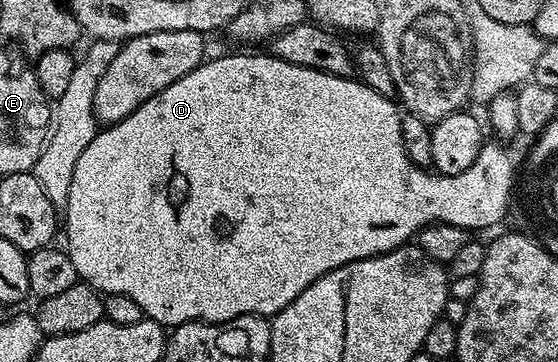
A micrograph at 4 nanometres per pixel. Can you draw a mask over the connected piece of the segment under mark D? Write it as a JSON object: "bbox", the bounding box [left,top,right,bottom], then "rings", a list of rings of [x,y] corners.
{"bbox":[65,54,463,326],"rings":[[[264,54],[264,56],[219,56],[216,60],[211,58],[204,59],[203,63],[193,69],[185,78],[177,78],[173,86],[165,86],[149,102],[137,106],[133,114],[129,114],[121,122],[106,125],[102,130],[96,131],[93,142],[81,150],[81,158],[77,158],[77,166],[73,169],[73,186],[69,186],[69,202],[65,209],[67,215],[67,244],[65,250],[70,254],[73,266],[77,266],[77,274],[80,281],[90,284],[92,288],[100,293],[106,294],[126,294],[127,297],[133,298],[137,306],[141,306],[144,317],[149,320],[156,320],[158,324],[164,326],[178,326],[181,324],[194,324],[196,322],[206,322],[209,324],[223,324],[228,320],[235,320],[238,316],[266,316],[274,318],[301,290],[313,286],[317,278],[345,266],[349,262],[364,260],[370,256],[380,256],[386,252],[391,252],[394,248],[402,248],[426,224],[448,224],[449,226],[461,226],[463,228],[463,218],[459,214],[457,204],[451,204],[447,200],[439,198],[439,184],[431,184],[431,180],[436,173],[427,168],[419,168],[411,162],[411,159],[405,154],[405,142],[401,138],[401,122],[399,121],[401,112],[397,107],[396,101],[387,99],[373,90],[367,84],[364,84],[359,78],[348,78],[346,76],[334,76],[325,74],[321,70],[309,70],[305,66],[293,66],[284,60],[278,60],[275,56]]]}

